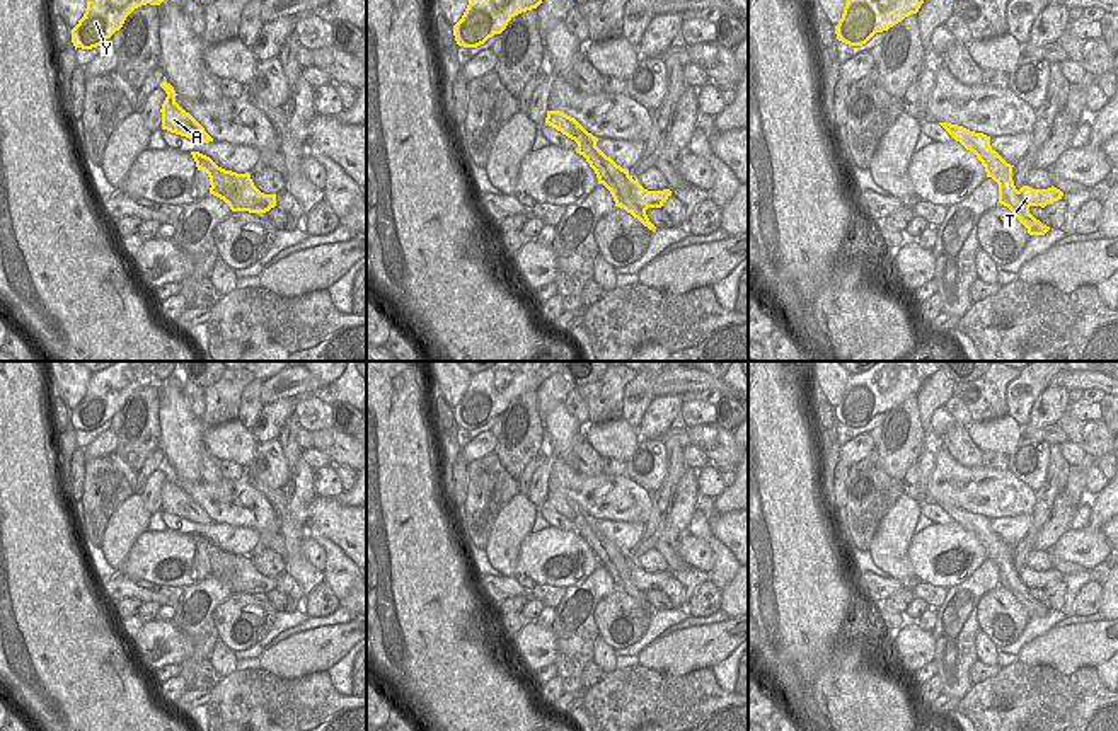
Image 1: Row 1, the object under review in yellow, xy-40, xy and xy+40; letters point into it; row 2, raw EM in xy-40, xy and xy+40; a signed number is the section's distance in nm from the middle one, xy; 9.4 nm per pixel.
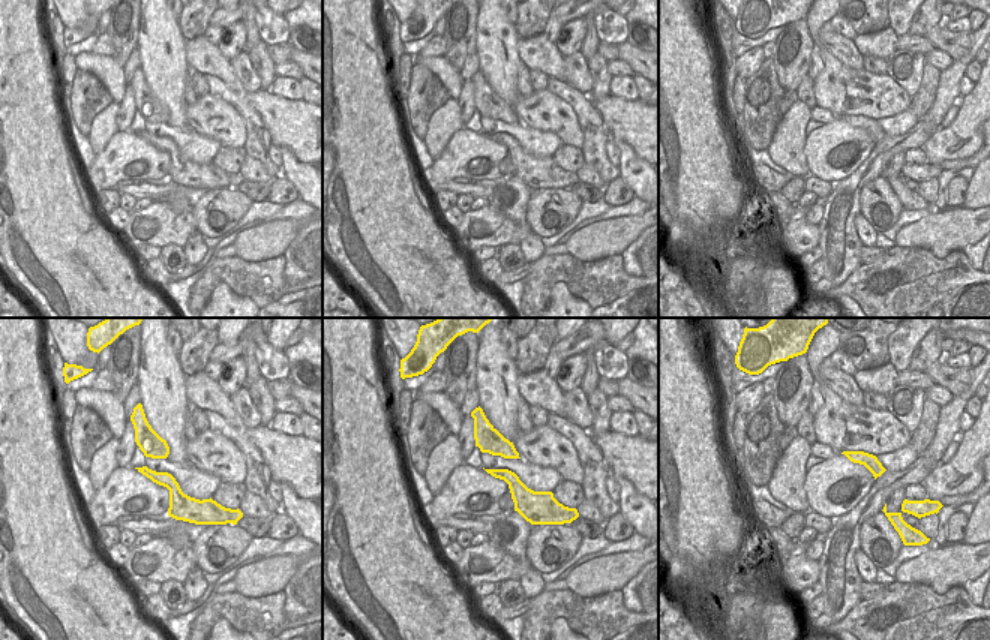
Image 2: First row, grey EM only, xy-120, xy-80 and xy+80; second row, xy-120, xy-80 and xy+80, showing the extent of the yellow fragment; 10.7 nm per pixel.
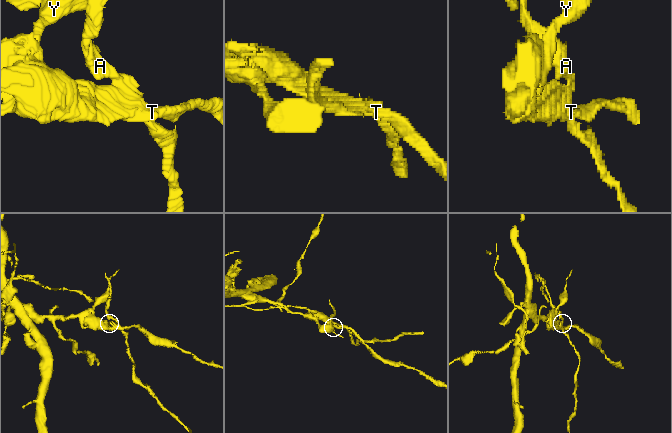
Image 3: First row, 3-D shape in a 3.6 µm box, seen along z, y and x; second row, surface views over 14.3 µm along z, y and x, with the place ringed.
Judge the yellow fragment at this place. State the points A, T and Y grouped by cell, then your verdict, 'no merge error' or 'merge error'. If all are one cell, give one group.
A / T Y; merge error

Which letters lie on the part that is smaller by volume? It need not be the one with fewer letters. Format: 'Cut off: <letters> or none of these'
Cut off: A

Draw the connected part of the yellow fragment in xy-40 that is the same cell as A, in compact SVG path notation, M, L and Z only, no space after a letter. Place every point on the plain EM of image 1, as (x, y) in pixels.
M165 463L160 467L167 479L162 486L162 511L186 518L194 523L213 523L213 520L205 513L205 509L176 484L176 472L170 465Z

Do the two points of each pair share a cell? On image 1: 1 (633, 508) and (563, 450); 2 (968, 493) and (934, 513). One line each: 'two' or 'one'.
1: two
2: two

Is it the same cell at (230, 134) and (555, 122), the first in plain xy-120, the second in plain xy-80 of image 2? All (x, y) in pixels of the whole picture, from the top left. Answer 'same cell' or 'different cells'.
same cell

